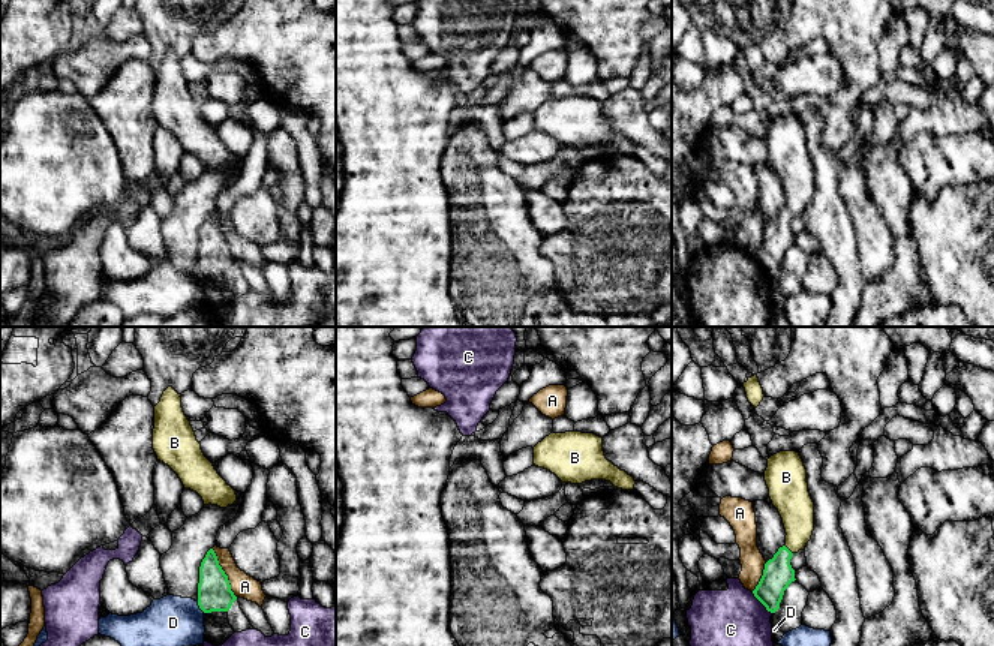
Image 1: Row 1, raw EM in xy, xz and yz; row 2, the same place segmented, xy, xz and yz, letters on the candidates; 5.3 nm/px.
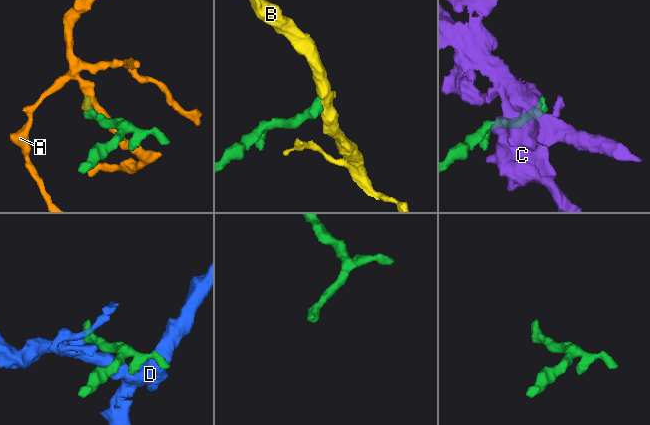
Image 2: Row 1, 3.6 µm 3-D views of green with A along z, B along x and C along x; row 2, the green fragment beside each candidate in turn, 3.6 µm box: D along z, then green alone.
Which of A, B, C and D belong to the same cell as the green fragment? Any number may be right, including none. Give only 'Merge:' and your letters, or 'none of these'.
Merge: B

